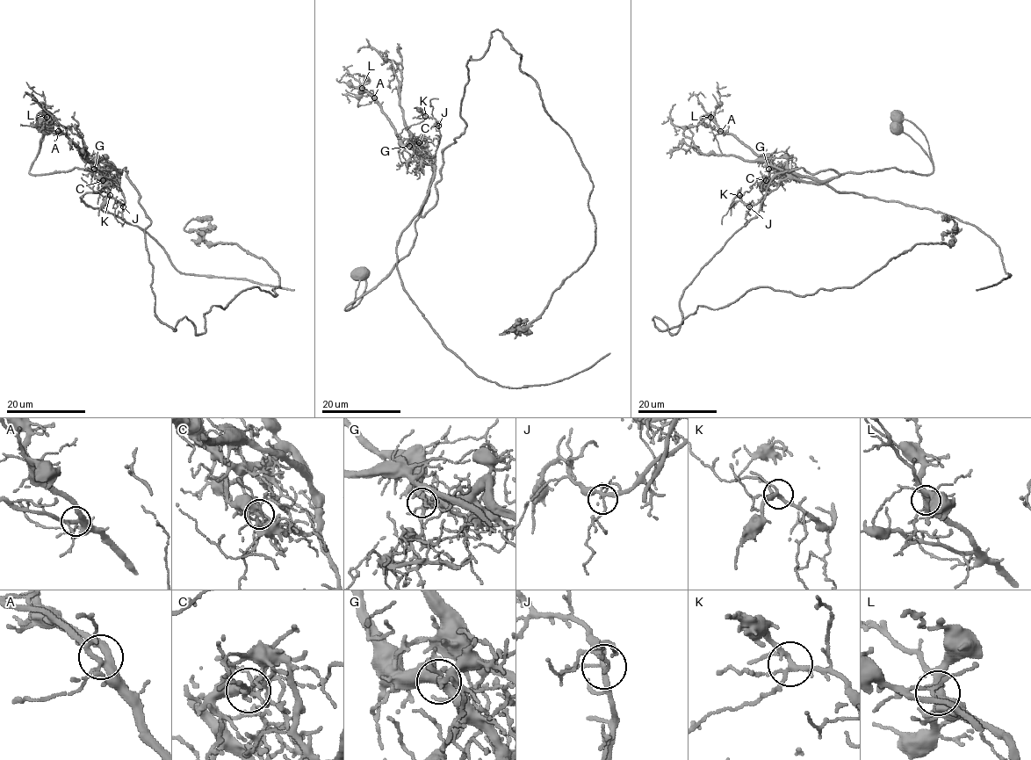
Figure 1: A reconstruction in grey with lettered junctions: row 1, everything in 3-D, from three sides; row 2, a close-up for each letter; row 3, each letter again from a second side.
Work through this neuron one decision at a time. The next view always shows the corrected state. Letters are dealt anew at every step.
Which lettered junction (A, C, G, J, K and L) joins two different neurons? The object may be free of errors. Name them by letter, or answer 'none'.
C

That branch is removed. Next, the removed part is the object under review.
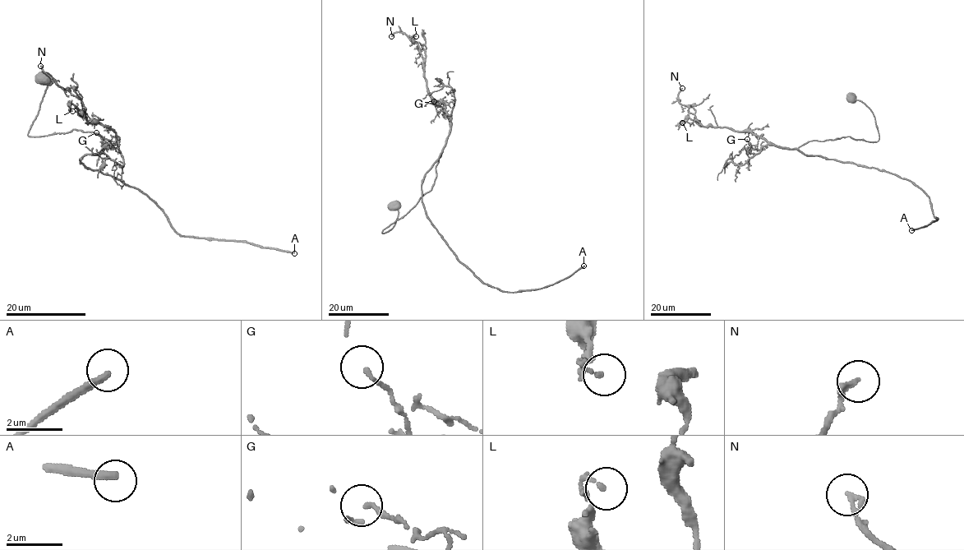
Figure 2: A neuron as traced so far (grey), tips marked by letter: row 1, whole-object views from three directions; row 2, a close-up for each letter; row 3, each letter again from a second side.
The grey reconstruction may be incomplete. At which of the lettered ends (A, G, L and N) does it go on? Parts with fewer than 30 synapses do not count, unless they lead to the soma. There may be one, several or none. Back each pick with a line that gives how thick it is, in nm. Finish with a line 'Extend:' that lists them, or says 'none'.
A: calibre 280 nm
Extend: A

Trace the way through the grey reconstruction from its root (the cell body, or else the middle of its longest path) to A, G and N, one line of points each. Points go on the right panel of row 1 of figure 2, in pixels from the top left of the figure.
A: (850, 97), (873, 113), (877, 141), (841, 136), (811, 140), (798, 149), (915, 183), (938, 219), (911, 230)
G: (850, 97), (873, 113), (877, 141), (841, 136), (793, 149), (764, 145), (760, 150), (748, 150), (747, 139)
N: (850, 97), (873, 113), (877, 141), (841, 136), (787, 149), (750, 132), (703, 127), (680, 102), (682, 88)

